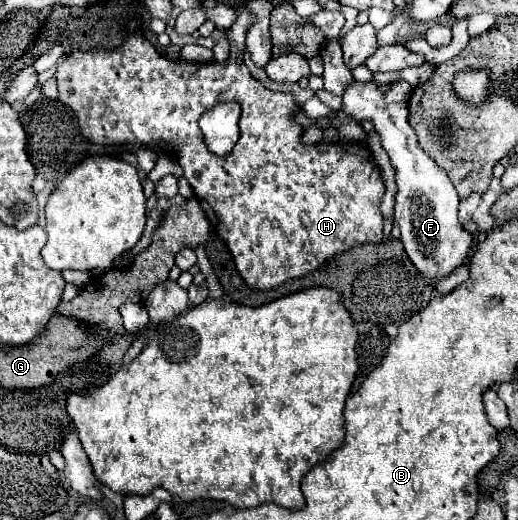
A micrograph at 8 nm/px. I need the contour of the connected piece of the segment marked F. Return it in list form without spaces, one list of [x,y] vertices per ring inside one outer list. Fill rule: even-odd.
[[[353,82],[343,94],[343,110],[359,118],[359,122],[369,120],[381,138],[383,150],[389,154],[391,166],[395,168],[397,182],[397,200],[395,200],[395,222],[401,226],[401,242],[407,256],[415,262],[419,272],[435,286],[437,278],[451,274],[467,258],[473,238],[457,220],[459,194],[451,184],[443,168],[439,168],[417,144],[417,134],[409,126],[409,108],[405,102],[387,104],[381,90],[369,82]]]

